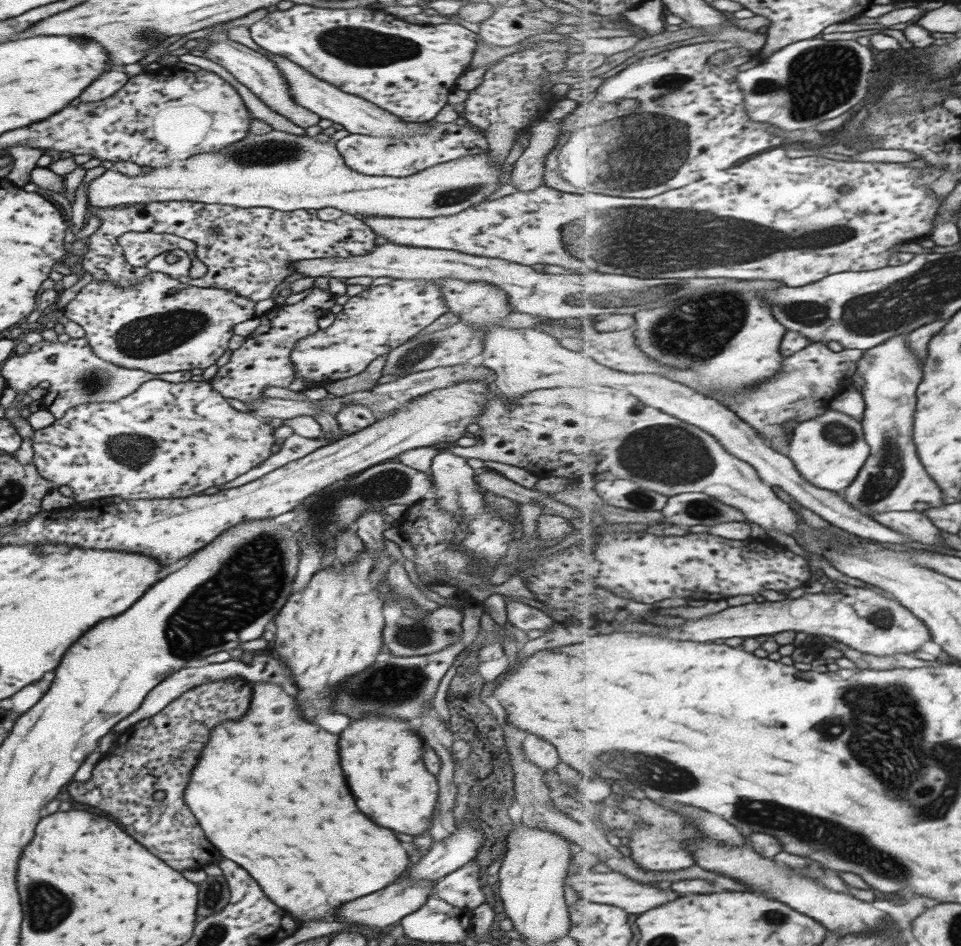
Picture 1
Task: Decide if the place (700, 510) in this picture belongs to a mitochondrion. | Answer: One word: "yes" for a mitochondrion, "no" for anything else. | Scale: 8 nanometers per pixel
yes

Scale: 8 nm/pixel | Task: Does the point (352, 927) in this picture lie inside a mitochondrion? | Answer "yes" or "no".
no

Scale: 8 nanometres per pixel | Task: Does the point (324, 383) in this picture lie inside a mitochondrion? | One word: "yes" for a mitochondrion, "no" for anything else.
no

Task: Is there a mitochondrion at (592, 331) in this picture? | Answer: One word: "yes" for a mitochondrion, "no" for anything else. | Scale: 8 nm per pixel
no

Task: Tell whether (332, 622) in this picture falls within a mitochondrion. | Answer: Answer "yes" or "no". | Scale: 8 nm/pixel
no

